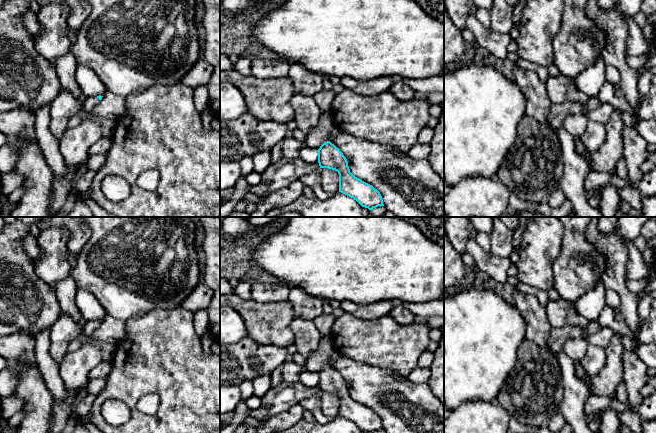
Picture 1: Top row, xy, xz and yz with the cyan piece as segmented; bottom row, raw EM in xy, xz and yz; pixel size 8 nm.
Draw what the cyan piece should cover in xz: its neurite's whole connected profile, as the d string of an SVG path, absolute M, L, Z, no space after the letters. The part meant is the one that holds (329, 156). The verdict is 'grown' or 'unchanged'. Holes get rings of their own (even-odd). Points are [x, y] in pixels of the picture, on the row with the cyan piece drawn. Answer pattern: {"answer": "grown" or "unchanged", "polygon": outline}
{"answer": "unchanged", "polygon": "M327 141L317 151L320 168L328 168L338 172L339 192L353 198L362 207L369 210L384 206L380 192L350 172L347 159L339 148Z"}

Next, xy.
{"answer": "grown", "polygon": "M92 95L86 98L85 102L82 104L83 108L87 111L87 112L91 112L102 100L101 95L96 96L96 95Z"}

